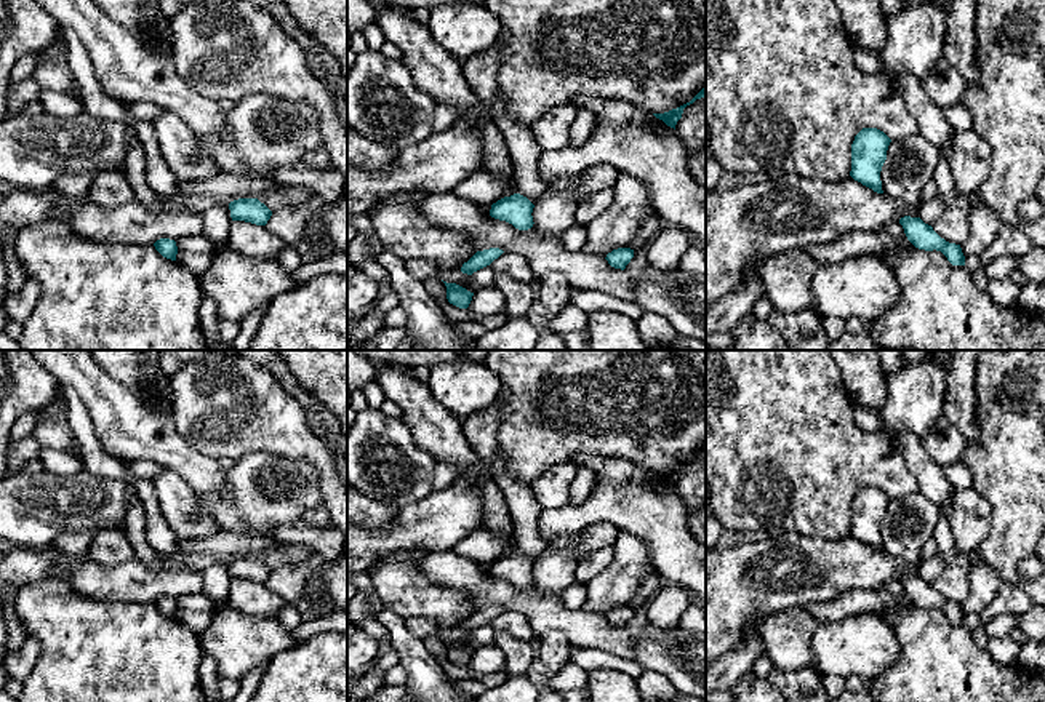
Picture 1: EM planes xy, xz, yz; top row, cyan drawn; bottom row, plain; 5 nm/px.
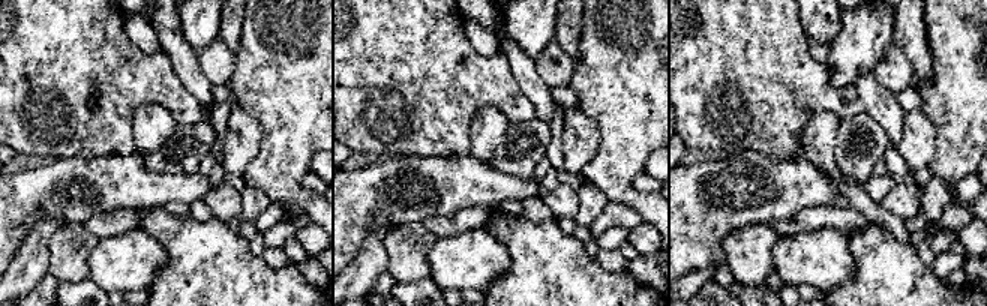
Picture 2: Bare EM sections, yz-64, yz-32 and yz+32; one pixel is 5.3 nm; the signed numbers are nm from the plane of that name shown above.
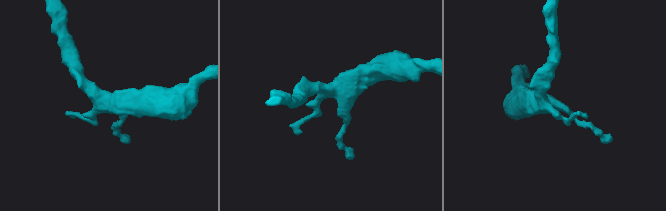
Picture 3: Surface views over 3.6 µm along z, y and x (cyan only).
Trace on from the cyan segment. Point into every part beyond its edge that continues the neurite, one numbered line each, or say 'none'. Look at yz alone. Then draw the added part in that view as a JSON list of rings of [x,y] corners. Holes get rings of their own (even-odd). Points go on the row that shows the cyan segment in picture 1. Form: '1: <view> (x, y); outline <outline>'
none

